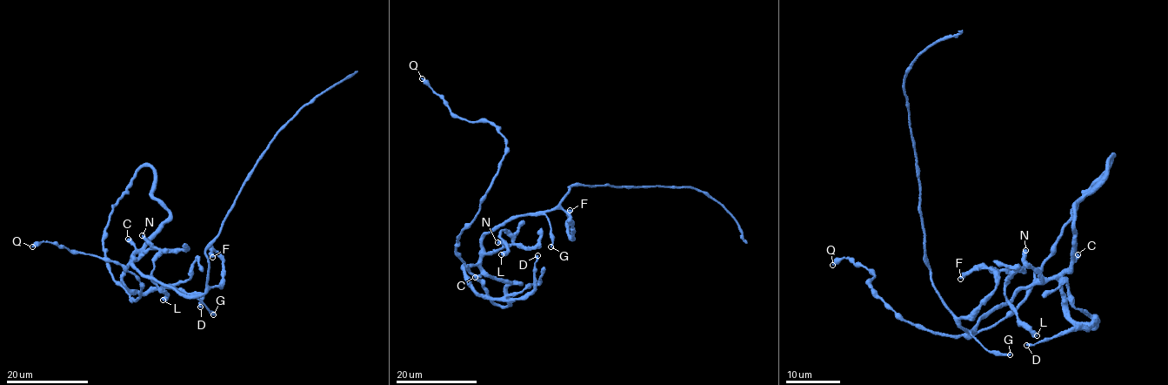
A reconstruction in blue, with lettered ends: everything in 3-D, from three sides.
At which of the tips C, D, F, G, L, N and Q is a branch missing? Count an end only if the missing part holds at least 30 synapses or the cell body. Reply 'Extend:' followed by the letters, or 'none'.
Extend: none

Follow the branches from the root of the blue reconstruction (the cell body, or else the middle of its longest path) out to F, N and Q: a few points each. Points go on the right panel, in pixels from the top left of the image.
F: (1073, 236), (1067, 269), (1022, 287), (970, 330), (959, 320), (997, 277), (973, 269), (960, 279)
N: (1073, 236), (1074, 260), (1067, 269), (1045, 280), (1025, 260), (1025, 250)
Q: (1073, 236), (1077, 202), (1113, 157), (1025, 300), (984, 330), (919, 329), (880, 299), (874, 273), (832, 265)

